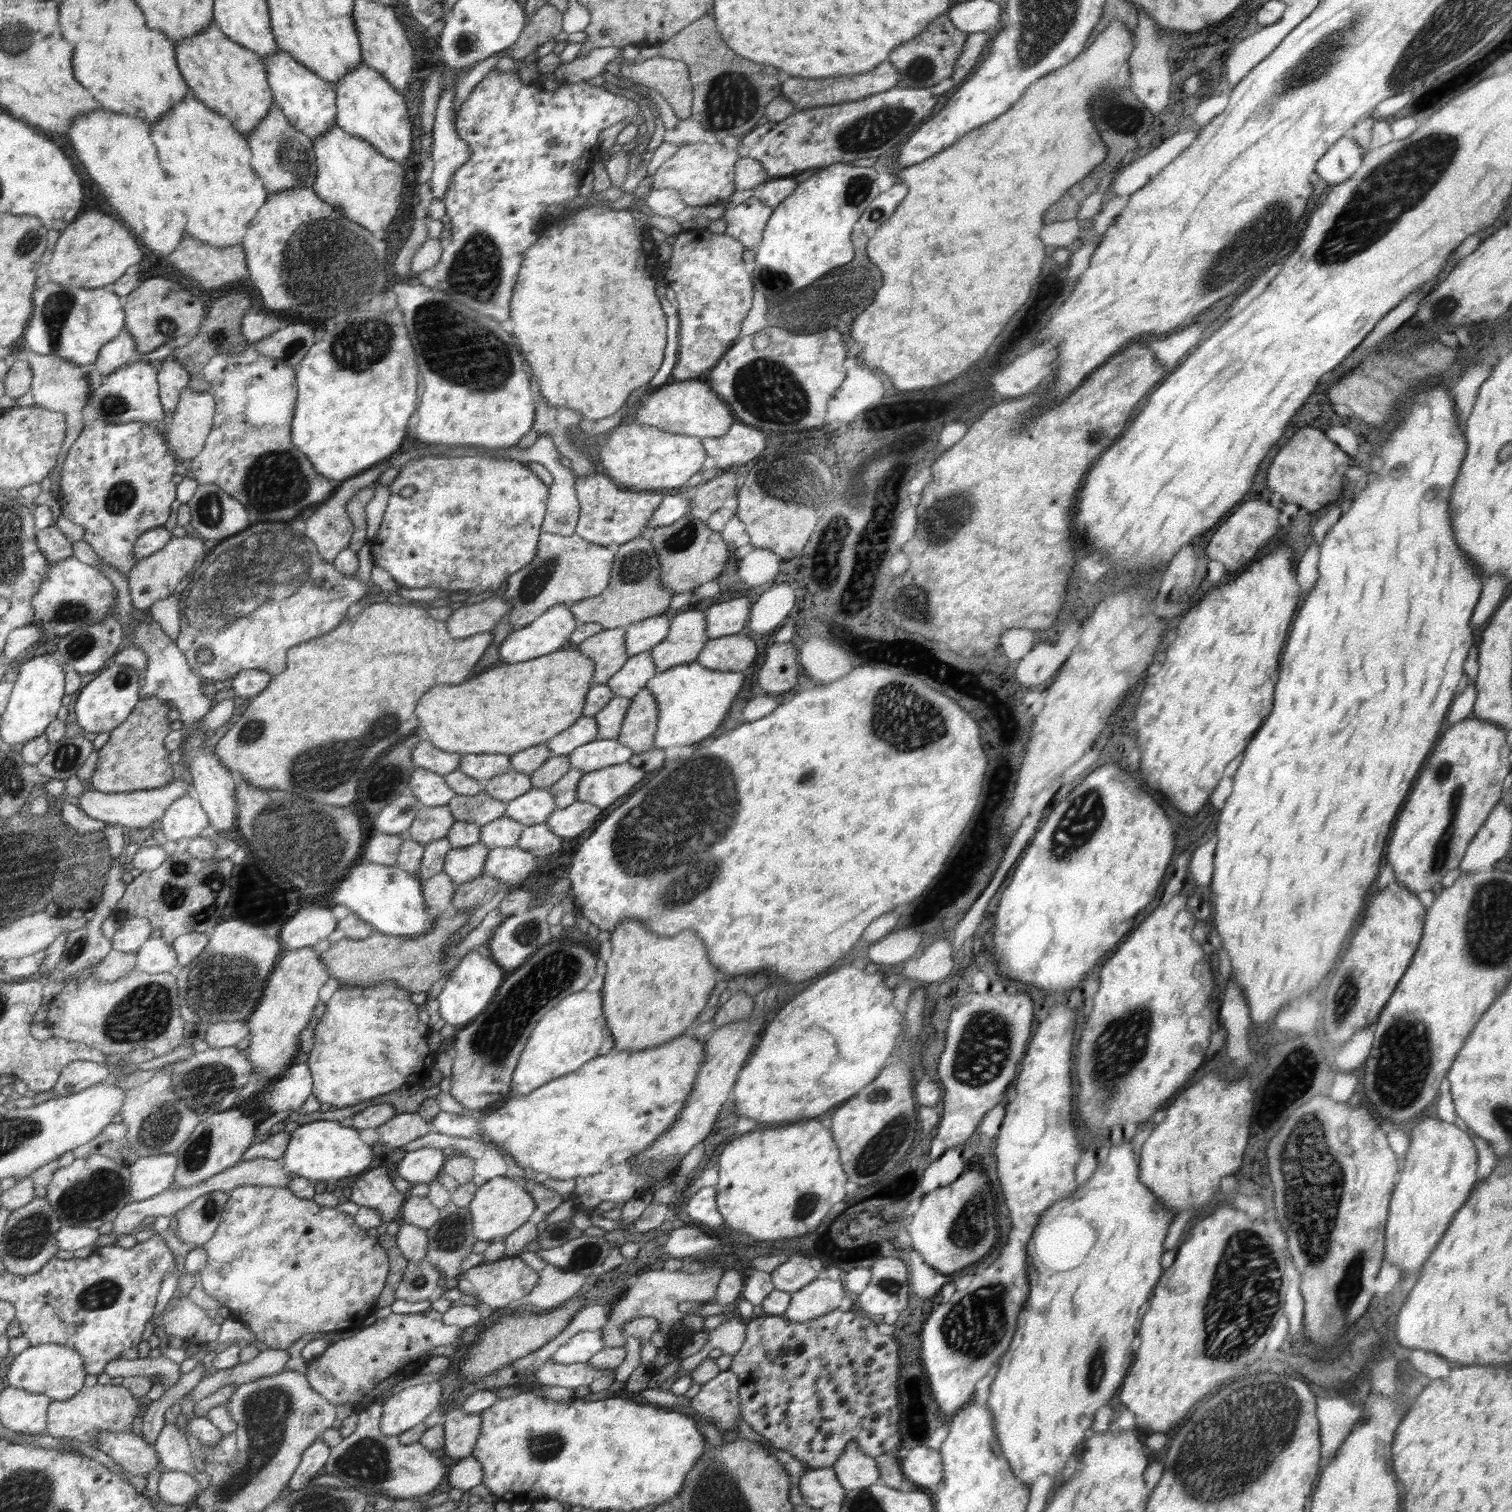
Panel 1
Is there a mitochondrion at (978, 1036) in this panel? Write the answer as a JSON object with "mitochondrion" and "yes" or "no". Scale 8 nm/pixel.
{"mitochondrion":"yes"}

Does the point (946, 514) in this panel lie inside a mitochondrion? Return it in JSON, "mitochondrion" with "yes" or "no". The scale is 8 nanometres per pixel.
{"mitochondrion":"yes"}

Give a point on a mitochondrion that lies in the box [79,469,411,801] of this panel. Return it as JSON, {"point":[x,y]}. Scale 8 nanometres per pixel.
{"point":[253,567]}

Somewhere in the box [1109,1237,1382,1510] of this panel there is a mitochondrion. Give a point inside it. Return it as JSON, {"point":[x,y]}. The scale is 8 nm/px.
{"point":[1226,1450]}

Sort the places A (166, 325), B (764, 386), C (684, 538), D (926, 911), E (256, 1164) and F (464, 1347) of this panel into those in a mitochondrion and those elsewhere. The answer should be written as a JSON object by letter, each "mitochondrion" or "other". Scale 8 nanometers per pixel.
{"A":"mitochondrion","B":"mitochondrion","C":"mitochondrion","D":"other","E":"other","F":"other"}

